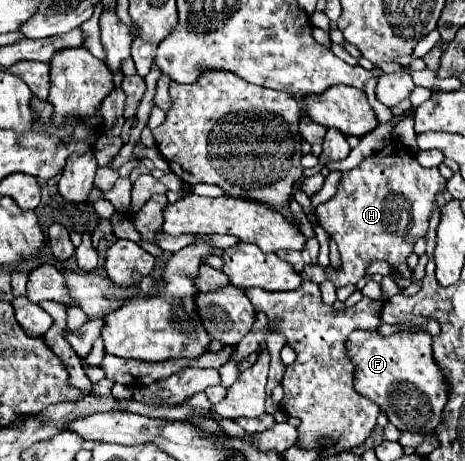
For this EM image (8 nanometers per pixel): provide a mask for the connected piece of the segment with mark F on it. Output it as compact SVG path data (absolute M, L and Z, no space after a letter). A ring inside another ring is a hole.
M353 331L347 339L347 357L355 365L355 389L379 403L381 411L399 431L431 433L447 403L447 383L433 361L427 331L395 331L389 337L373 331Z

